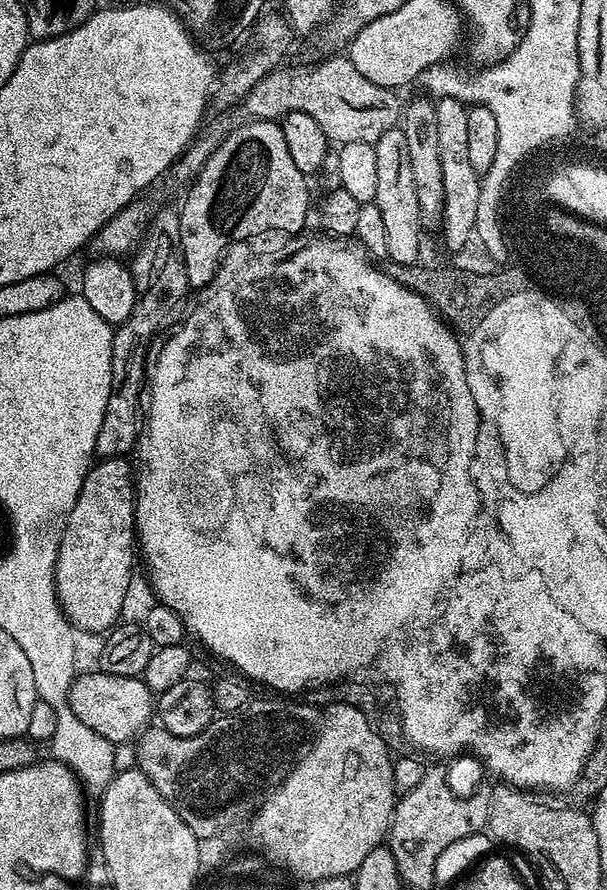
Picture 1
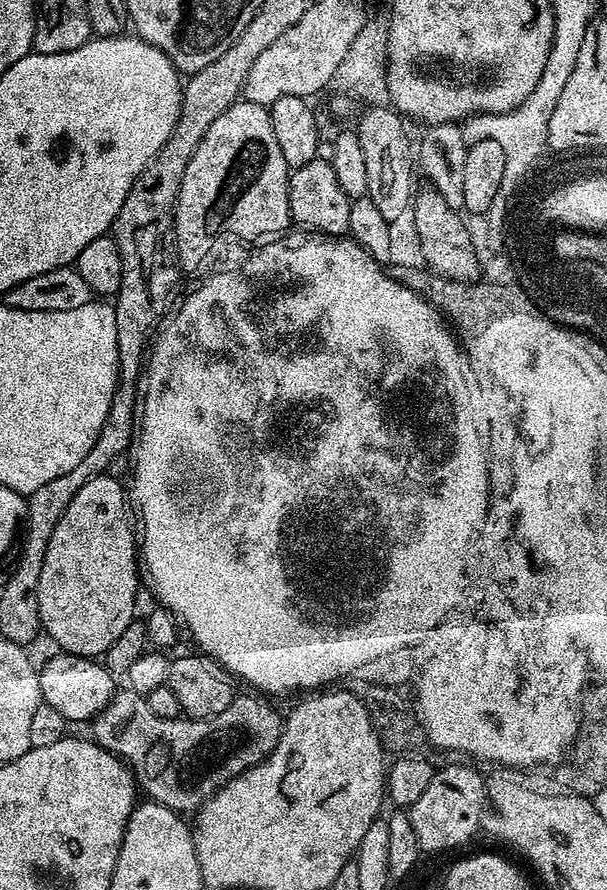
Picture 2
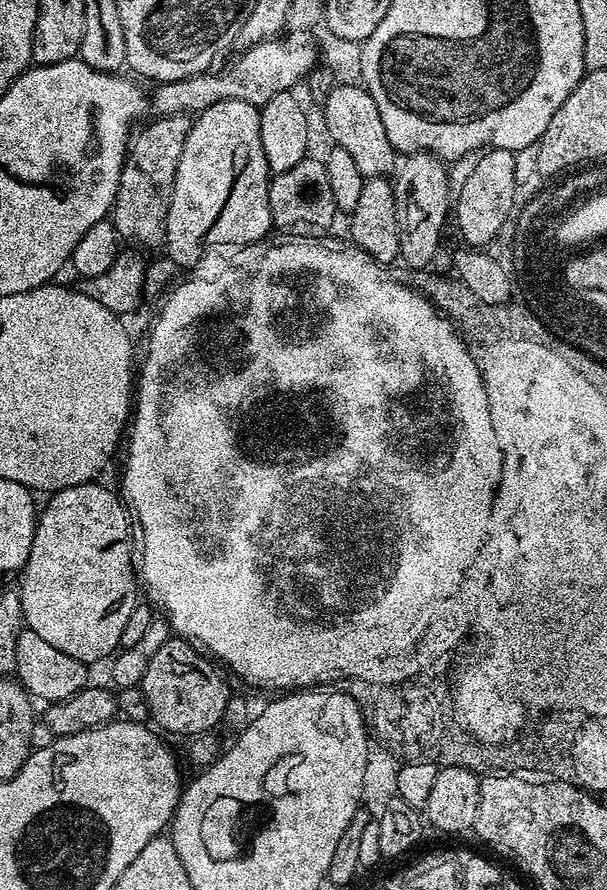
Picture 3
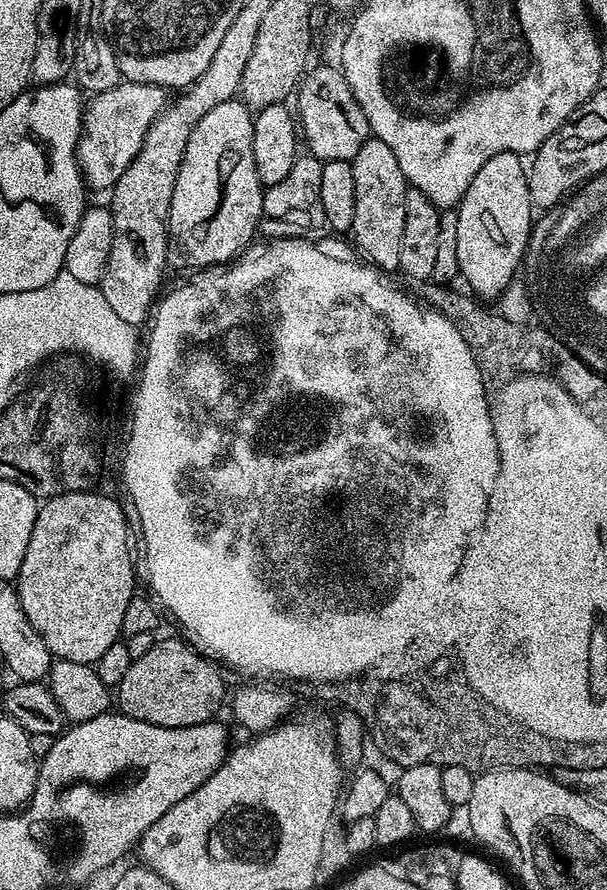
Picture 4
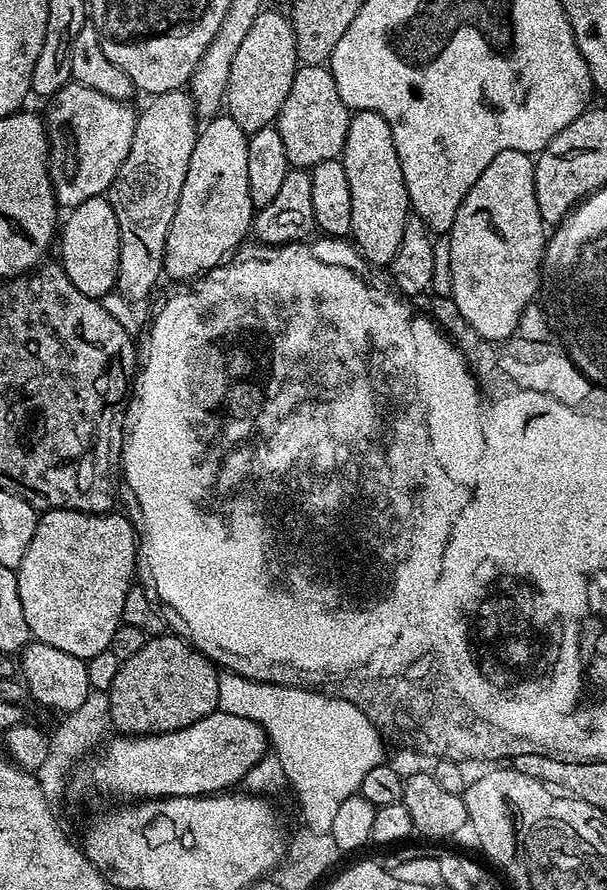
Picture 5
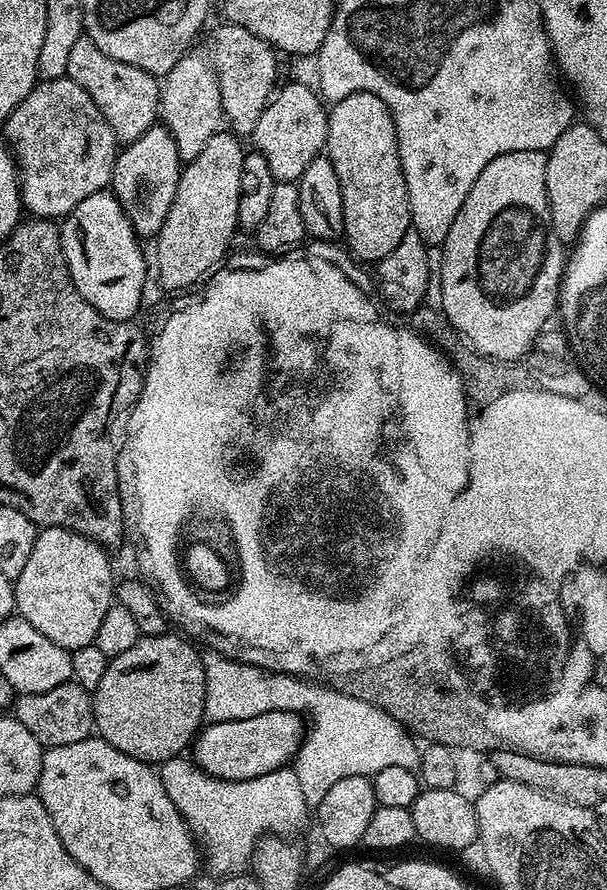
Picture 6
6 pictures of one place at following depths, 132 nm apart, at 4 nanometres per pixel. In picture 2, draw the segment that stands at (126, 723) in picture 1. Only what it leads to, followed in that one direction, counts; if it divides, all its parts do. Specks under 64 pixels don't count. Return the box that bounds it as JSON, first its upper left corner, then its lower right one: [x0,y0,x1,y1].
[39,650,118,722]

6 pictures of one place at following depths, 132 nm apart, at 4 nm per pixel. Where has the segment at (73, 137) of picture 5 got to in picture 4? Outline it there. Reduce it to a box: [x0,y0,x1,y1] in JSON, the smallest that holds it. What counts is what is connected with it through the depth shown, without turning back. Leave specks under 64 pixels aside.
[76,82,169,189]

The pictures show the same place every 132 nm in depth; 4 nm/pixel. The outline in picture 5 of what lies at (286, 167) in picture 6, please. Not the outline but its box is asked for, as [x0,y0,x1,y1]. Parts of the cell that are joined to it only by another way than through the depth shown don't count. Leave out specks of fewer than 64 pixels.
[274,64,351,170]

